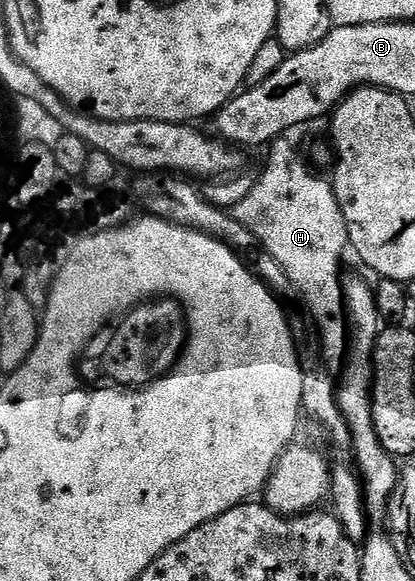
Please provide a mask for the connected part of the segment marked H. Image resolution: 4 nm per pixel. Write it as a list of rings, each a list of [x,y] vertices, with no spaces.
[[[283,136],[269,143],[269,150],[270,155],[266,158],[266,171],[261,171],[257,175],[257,182],[252,188],[251,194],[246,199],[240,200],[232,209],[232,213],[238,222],[246,222],[253,214],[258,214],[254,218],[253,225],[256,230],[256,225],[258,225],[258,230],[262,233],[261,249],[265,253],[271,254],[276,260],[276,264],[280,264],[280,268],[284,268],[288,280],[294,286],[294,293],[298,295],[301,305],[305,307],[312,319],[313,329],[315,326],[319,336],[322,337],[320,354],[325,365],[331,371],[338,372],[341,371],[344,359],[348,354],[348,319],[342,301],[344,281],[342,253],[348,250],[350,237],[344,220],[344,212],[340,212],[340,204],[334,195],[333,185],[327,179],[325,182],[324,179],[317,178],[310,171],[311,163],[309,161],[306,163],[302,159],[302,150],[299,146],[292,144],[291,140]]]

